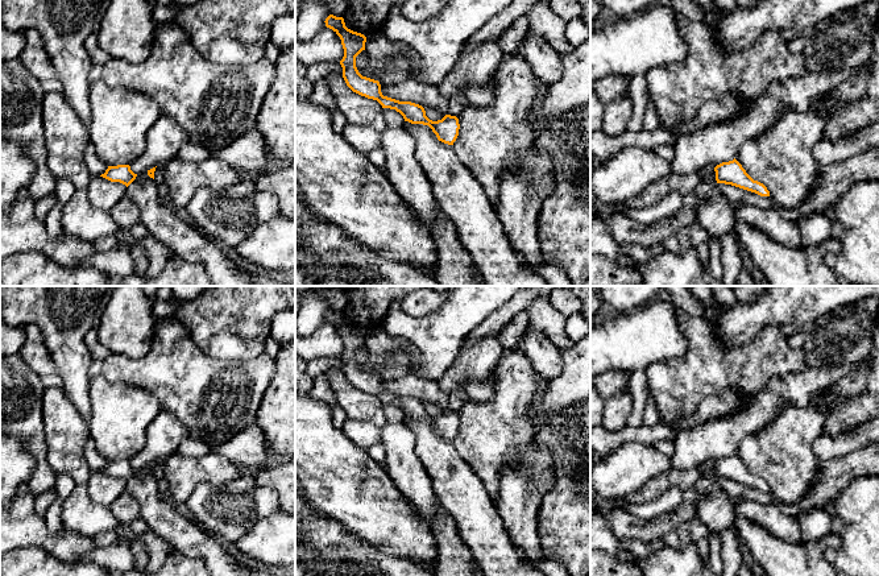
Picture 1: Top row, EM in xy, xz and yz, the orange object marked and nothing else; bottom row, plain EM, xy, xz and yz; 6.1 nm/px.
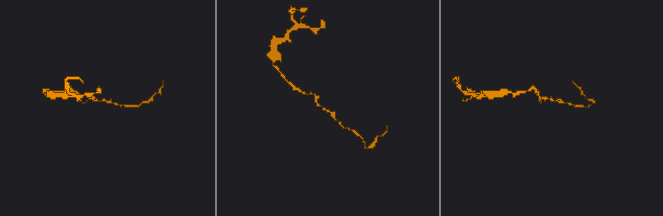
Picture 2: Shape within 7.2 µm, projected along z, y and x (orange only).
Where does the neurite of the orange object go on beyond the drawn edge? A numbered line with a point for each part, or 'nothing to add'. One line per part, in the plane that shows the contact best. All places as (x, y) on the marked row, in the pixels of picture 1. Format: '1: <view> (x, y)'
nothing to add

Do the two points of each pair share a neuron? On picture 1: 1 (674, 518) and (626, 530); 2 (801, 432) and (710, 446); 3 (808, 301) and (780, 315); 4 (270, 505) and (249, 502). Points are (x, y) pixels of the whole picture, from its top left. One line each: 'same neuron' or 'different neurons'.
1: same neuron
2: different neurons
3: same neuron
4: same neuron

